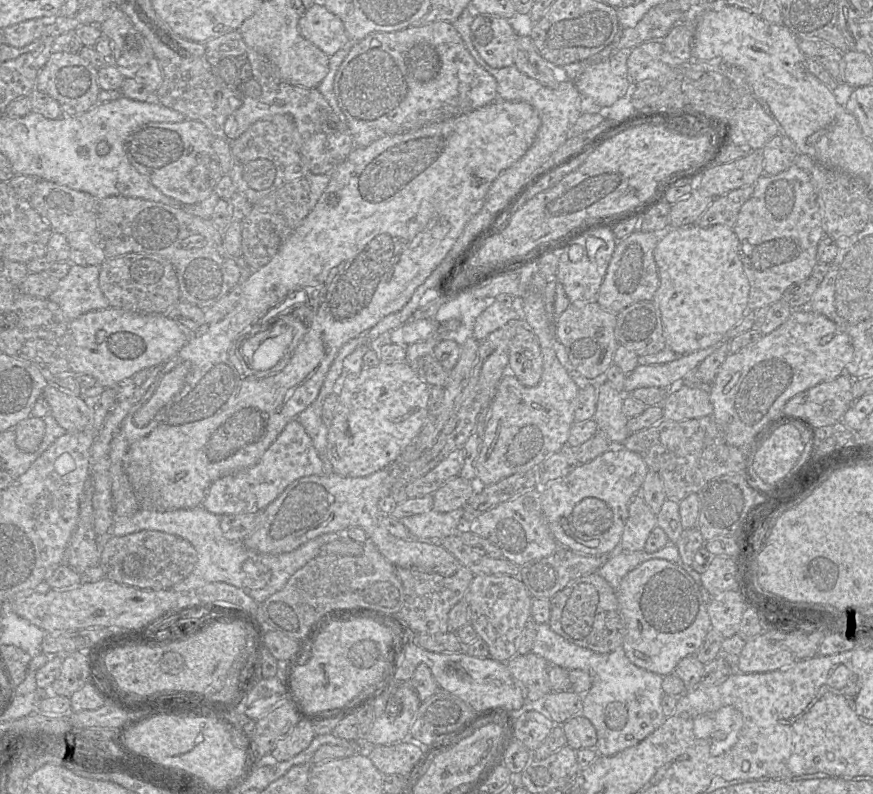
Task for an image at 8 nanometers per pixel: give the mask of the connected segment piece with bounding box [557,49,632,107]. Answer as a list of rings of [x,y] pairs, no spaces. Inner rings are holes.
[[[631,49],[618,50],[600,63],[589,64],[587,60],[572,63],[557,69],[563,78],[575,83],[579,93],[591,98],[601,107],[611,107],[617,100],[625,95],[631,95],[632,78],[627,69],[627,58]]]

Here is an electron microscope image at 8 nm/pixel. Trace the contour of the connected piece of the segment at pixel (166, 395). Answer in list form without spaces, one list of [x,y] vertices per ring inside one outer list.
[[[184,362],[162,378],[151,399],[136,412],[134,423],[137,427],[146,426],[155,414],[183,388],[189,371],[190,363]]]

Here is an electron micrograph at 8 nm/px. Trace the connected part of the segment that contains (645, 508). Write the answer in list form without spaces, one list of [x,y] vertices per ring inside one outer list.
[[[640,493],[629,503],[628,518],[621,536],[619,550],[632,552],[644,550],[646,540],[657,525],[657,514],[647,505]]]

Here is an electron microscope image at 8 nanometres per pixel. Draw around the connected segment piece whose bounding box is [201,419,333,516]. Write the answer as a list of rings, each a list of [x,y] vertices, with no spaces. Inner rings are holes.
[[[293,419],[255,465],[214,481],[201,506],[218,516],[262,511],[293,481],[305,476],[331,472],[331,468],[328,468],[327,447],[324,462],[304,427],[297,419]]]

